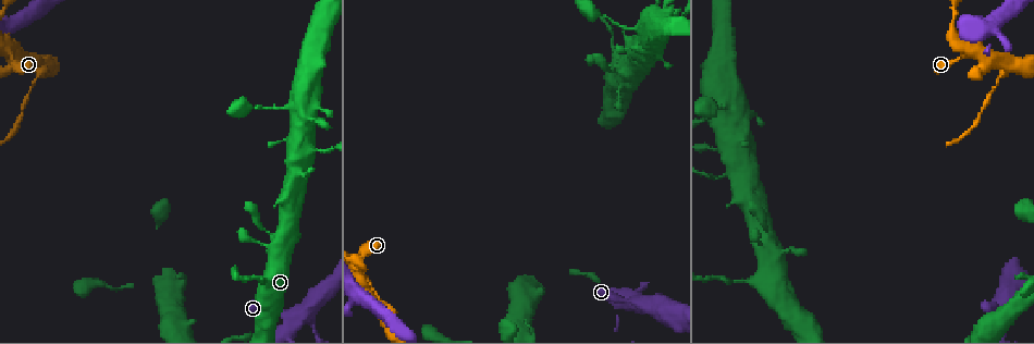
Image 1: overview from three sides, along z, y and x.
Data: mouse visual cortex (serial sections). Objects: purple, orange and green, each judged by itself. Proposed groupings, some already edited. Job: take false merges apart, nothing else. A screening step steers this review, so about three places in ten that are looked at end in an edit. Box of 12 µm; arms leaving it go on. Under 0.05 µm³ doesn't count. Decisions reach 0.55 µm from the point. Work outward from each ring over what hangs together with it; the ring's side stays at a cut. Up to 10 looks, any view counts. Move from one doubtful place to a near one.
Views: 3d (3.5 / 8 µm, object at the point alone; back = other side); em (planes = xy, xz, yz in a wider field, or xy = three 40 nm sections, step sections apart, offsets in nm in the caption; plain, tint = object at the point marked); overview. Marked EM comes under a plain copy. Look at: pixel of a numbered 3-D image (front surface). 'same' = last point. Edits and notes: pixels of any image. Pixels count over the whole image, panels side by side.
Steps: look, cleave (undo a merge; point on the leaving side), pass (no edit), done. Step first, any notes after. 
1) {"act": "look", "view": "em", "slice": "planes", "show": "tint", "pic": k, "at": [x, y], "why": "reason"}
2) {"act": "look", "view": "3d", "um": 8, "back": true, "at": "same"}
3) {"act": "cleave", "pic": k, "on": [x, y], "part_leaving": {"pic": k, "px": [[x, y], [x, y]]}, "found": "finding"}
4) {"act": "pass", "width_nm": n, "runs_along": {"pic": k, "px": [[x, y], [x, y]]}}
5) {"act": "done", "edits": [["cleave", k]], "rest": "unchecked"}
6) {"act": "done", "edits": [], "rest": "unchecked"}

{"act": "look", "view": "3d", "um": 8, "pic": 1, "at": [744, 280], "why": "calibre changes"}

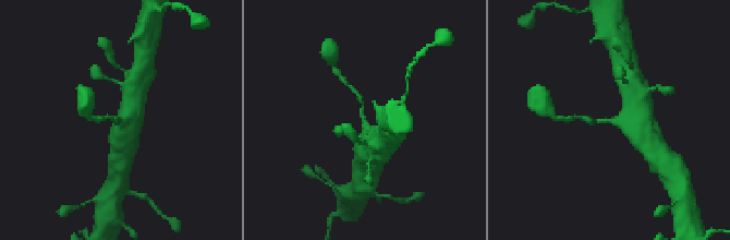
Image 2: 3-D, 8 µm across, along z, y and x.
{"act": "look", "view": "3d", "um": 3.5, "pic": 2, "at": [121, 121]}

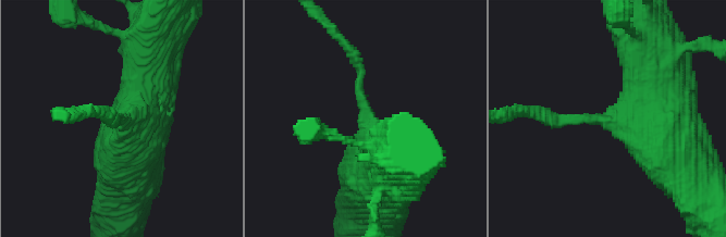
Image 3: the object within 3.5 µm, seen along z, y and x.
{"act": "look", "view": "em", "slice": "xy", "step": 2, "show": "tint", "pic": 3, "at": [598, 117], "arm_widths_nm": [150, 700]}

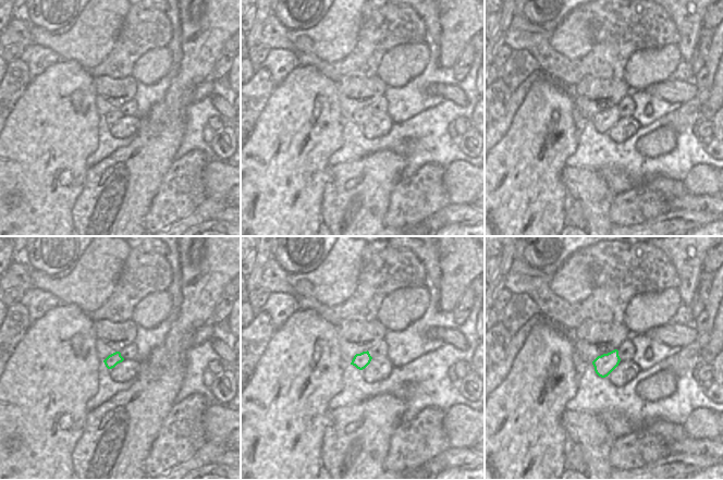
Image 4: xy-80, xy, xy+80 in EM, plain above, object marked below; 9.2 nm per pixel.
{"act": "pass", "runs_along": {"pic": 3, "px": [[388, 179], [347, 46]]}, "found": "all the same cell"}

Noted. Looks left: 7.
{"act": "look", "view": "3d", "um": 3.5, "pic": 1, "at": [313, 152], "why": "thick turns thin"}

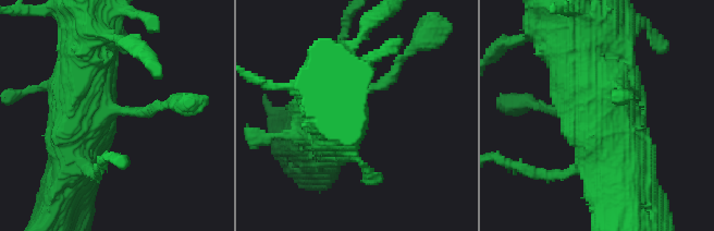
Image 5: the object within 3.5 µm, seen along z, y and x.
{"act": "look", "view": "em", "slice": "xy", "step": 5, "show": "tint", "pic": 5, "at": [112, 113], "why": "need the tissue"}

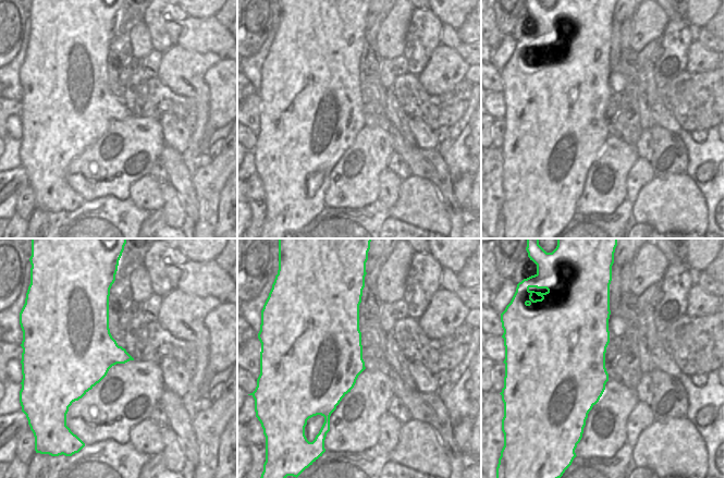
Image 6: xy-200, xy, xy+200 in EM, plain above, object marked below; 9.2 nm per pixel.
{"act": "pass", "runs_along": {"pic": 5, "px": [[323, 131], [407, 52]]}, "found": "one cell here"}

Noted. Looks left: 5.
{"act": "look", "view": "3d", "um": 3.5, "pic": 1, "at": [639, 303], "why": "a narrow waist"}

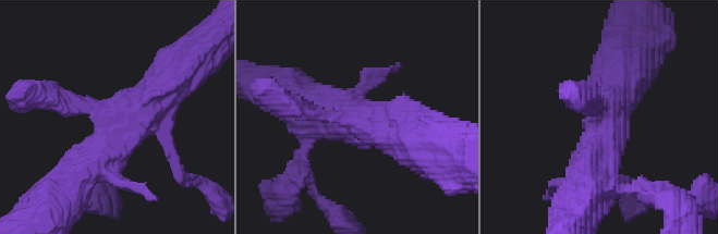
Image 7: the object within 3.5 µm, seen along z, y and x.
{"act": "look", "view": "em", "slice": "xy", "step": 2, "show": "tint", "pic": 7, "at": [359, 120], "arms": 4, "arm_widths_nm": [150, 200, 500, 600]}

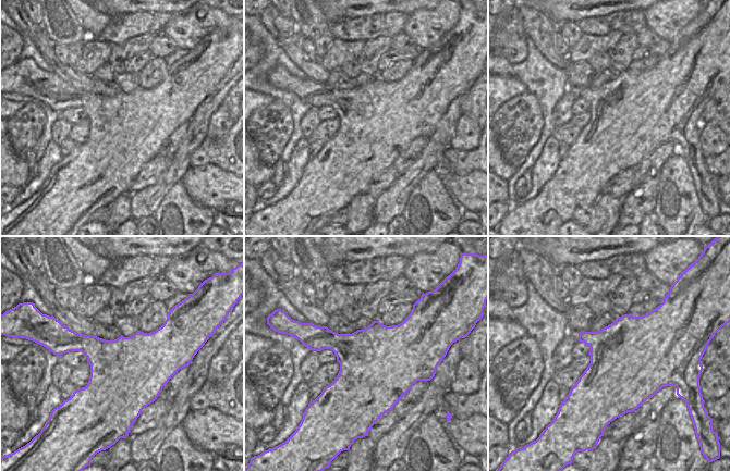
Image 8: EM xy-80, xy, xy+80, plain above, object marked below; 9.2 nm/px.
{"act": "pass", "found": "one cell here"}

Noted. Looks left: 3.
{"act": "look", "view": "3d", "um": 3.5, "pic": 1, "at": [33, 87], "why": "thin neck"}

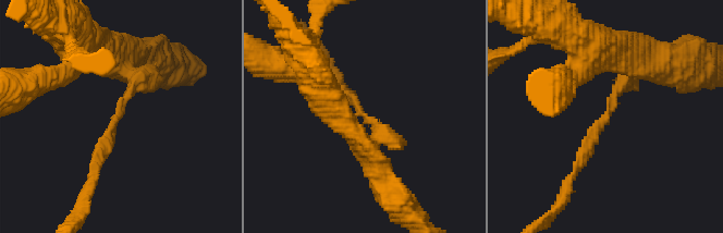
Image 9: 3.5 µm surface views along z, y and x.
{"act": "look", "view": "em", "slice": "xy", "step": 2, "show": "tint", "pic": 9, "at": [119, 111], "arm_widths_nm": [200, 200]}

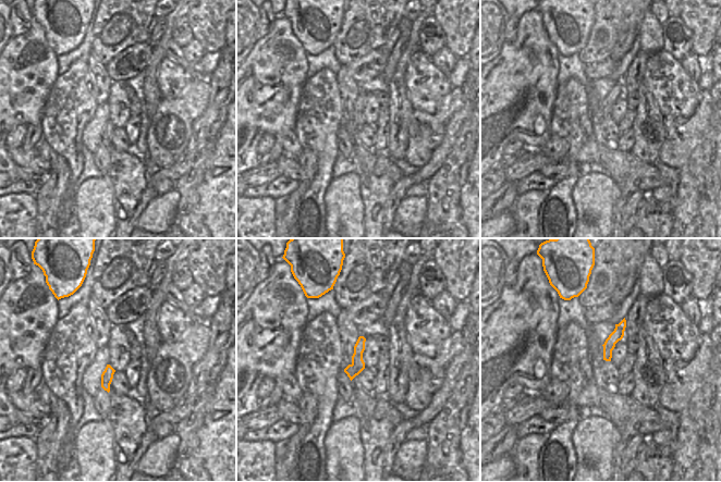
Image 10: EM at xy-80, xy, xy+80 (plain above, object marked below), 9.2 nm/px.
{"act": "cleave", "pic": 9, "on": [592, 140], "width_nm": 130, "part_leaving": {"pic": 9, "px": [[611, 110], [593, 130], [563, 197]]}, "found": "a second cell is stuck on"}

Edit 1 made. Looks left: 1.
{"act": "done", "edits": [["cleave", 9]], "rest": "unchecked"}

